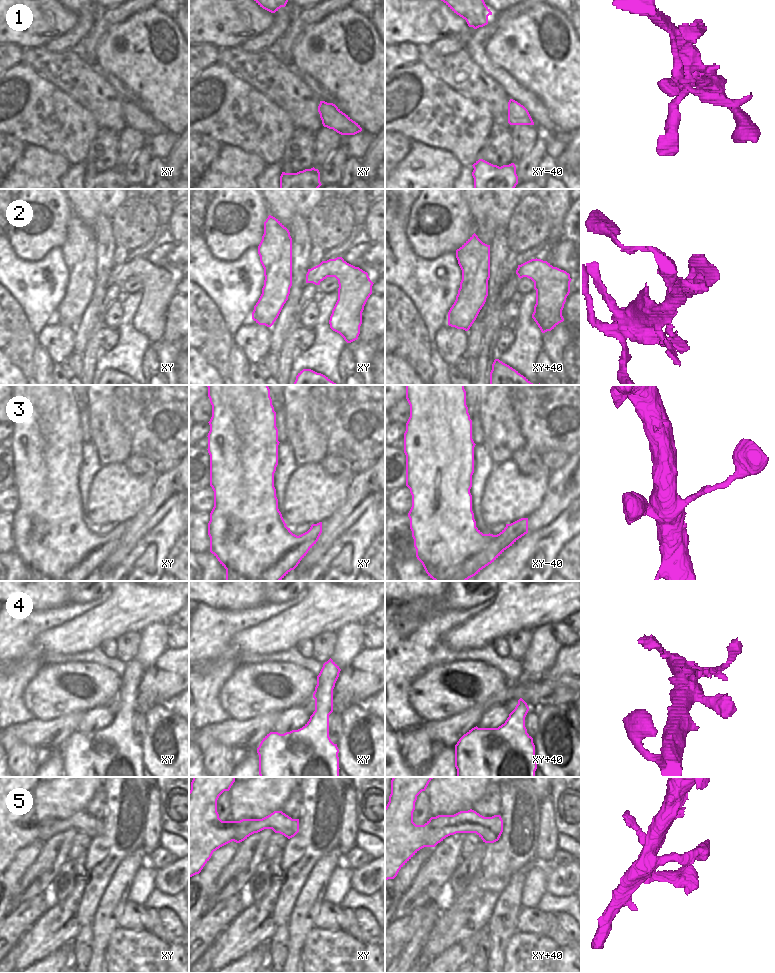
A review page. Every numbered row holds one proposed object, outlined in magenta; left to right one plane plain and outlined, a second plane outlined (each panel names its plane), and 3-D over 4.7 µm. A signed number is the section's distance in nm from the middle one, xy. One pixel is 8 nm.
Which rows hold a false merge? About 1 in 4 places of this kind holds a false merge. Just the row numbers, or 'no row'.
no row

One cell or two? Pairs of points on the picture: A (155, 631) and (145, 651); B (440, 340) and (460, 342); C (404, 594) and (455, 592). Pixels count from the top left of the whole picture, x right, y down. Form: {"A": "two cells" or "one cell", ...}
{"A": "one cell", "B": "one cell", "C": "two cells"}

